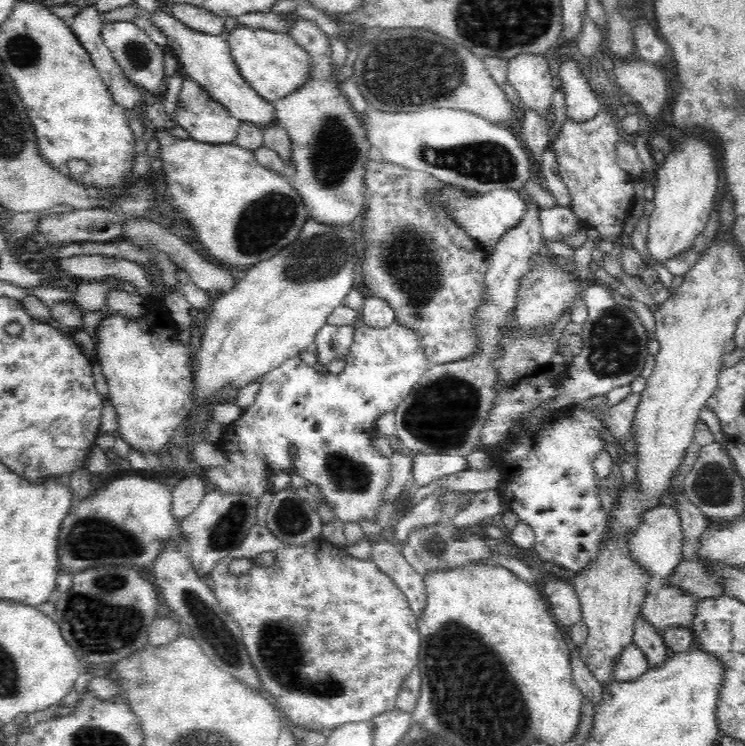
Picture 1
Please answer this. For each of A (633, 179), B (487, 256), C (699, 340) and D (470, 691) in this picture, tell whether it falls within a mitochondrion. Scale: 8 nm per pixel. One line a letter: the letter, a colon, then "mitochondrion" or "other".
A: other
B: other
C: other
D: mitochondrion

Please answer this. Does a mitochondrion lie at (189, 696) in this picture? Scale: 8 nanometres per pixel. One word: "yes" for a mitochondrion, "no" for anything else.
no

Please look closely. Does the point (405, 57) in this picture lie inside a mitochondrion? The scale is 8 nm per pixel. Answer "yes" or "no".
yes

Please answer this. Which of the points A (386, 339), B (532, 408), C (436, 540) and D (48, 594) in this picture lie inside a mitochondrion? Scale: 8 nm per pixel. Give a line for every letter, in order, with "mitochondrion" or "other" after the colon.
A: other
B: other
C: mitochondrion
D: other

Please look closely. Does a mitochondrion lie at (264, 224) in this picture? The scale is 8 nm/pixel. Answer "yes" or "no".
yes

